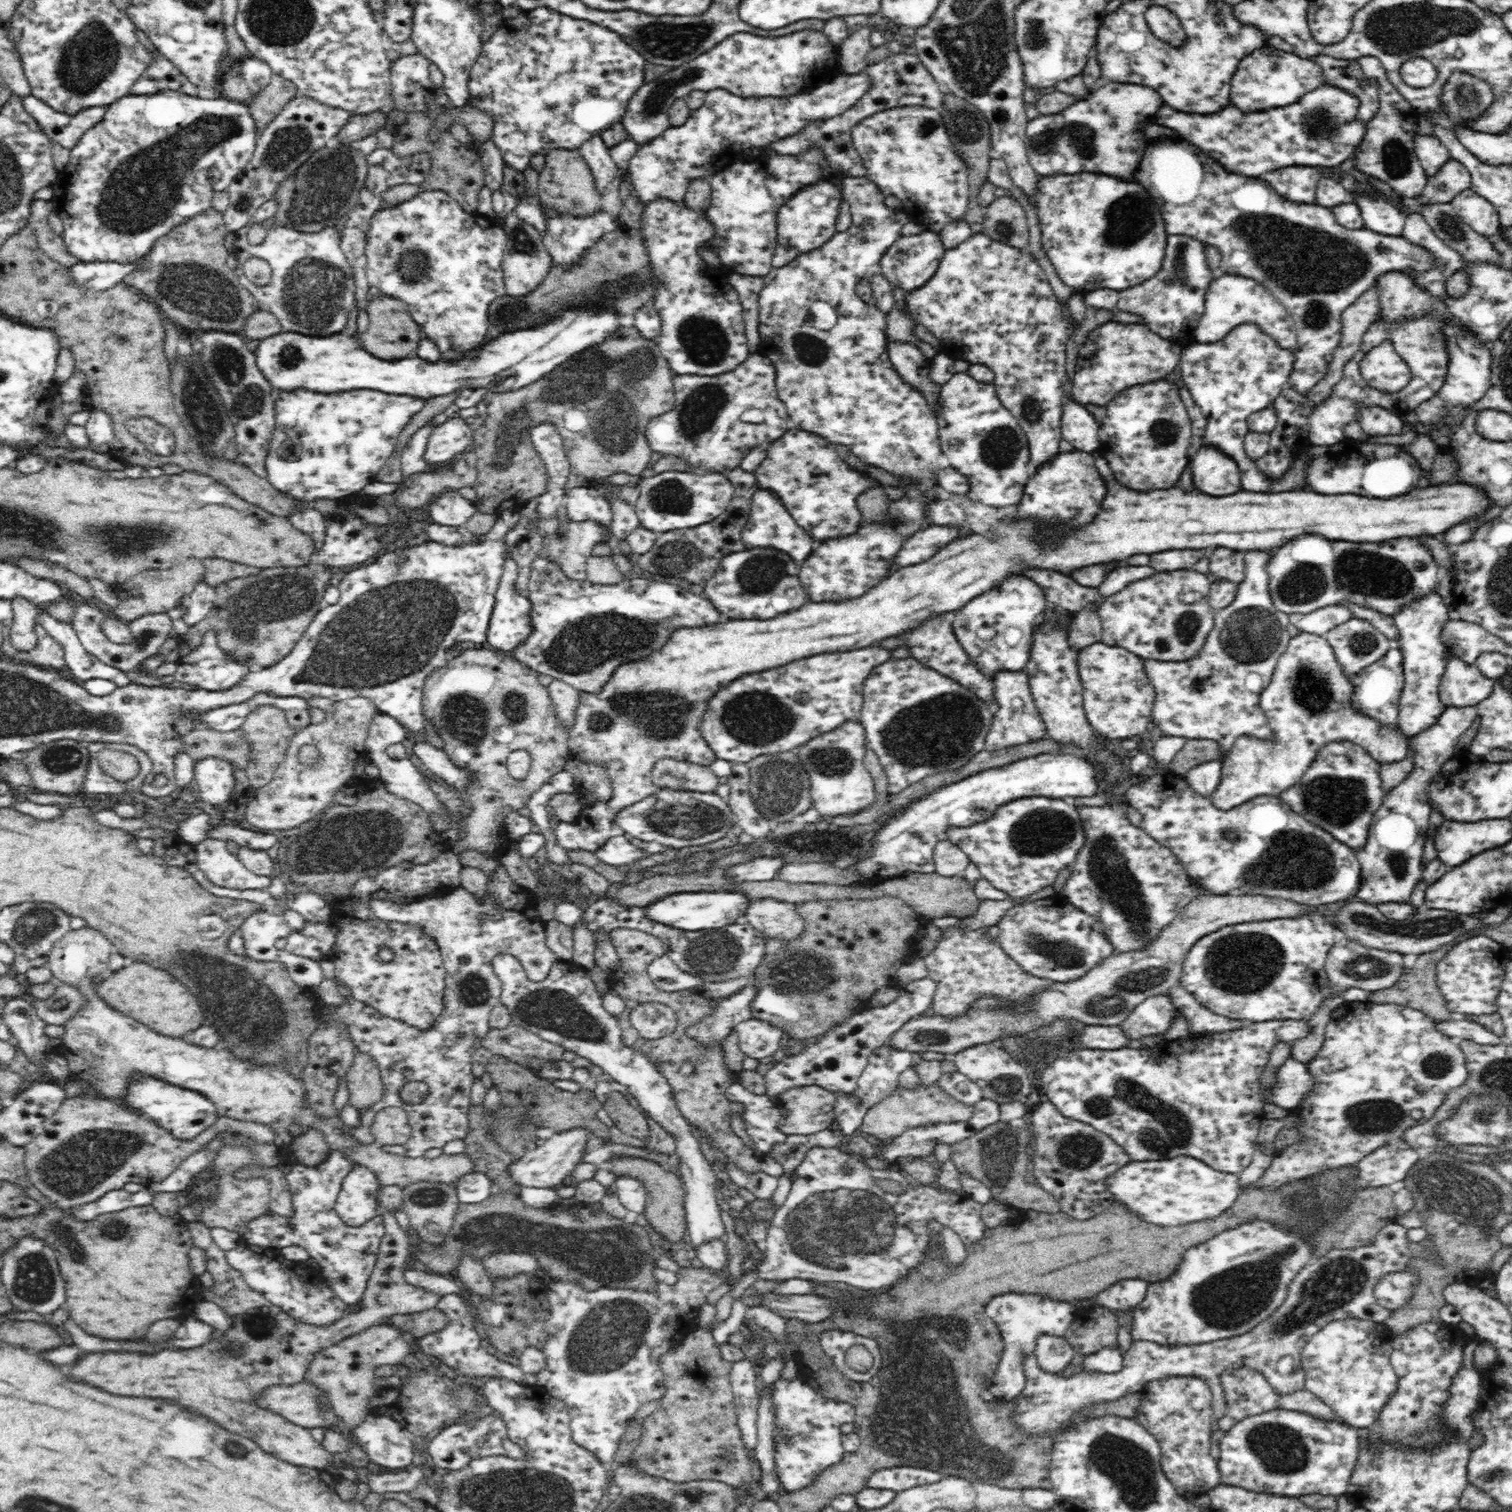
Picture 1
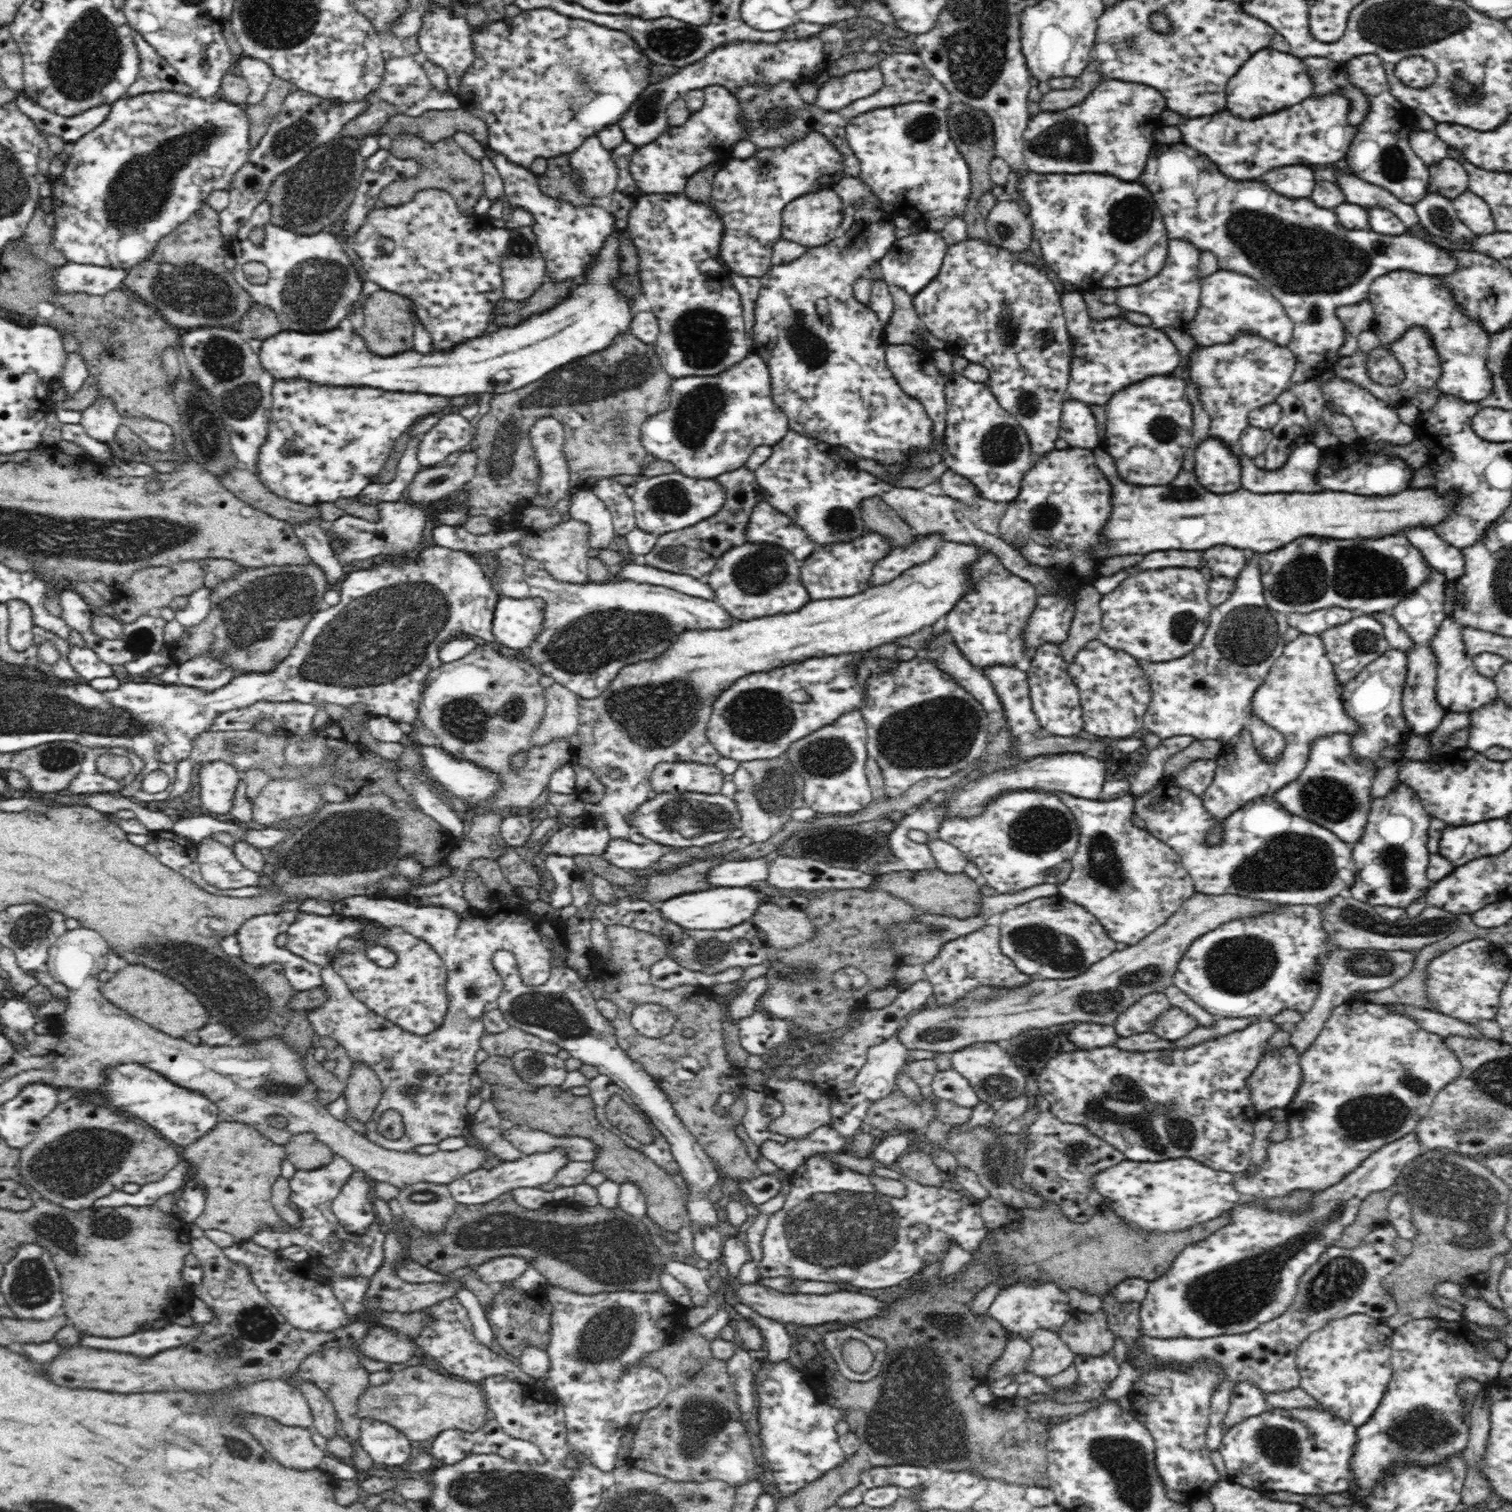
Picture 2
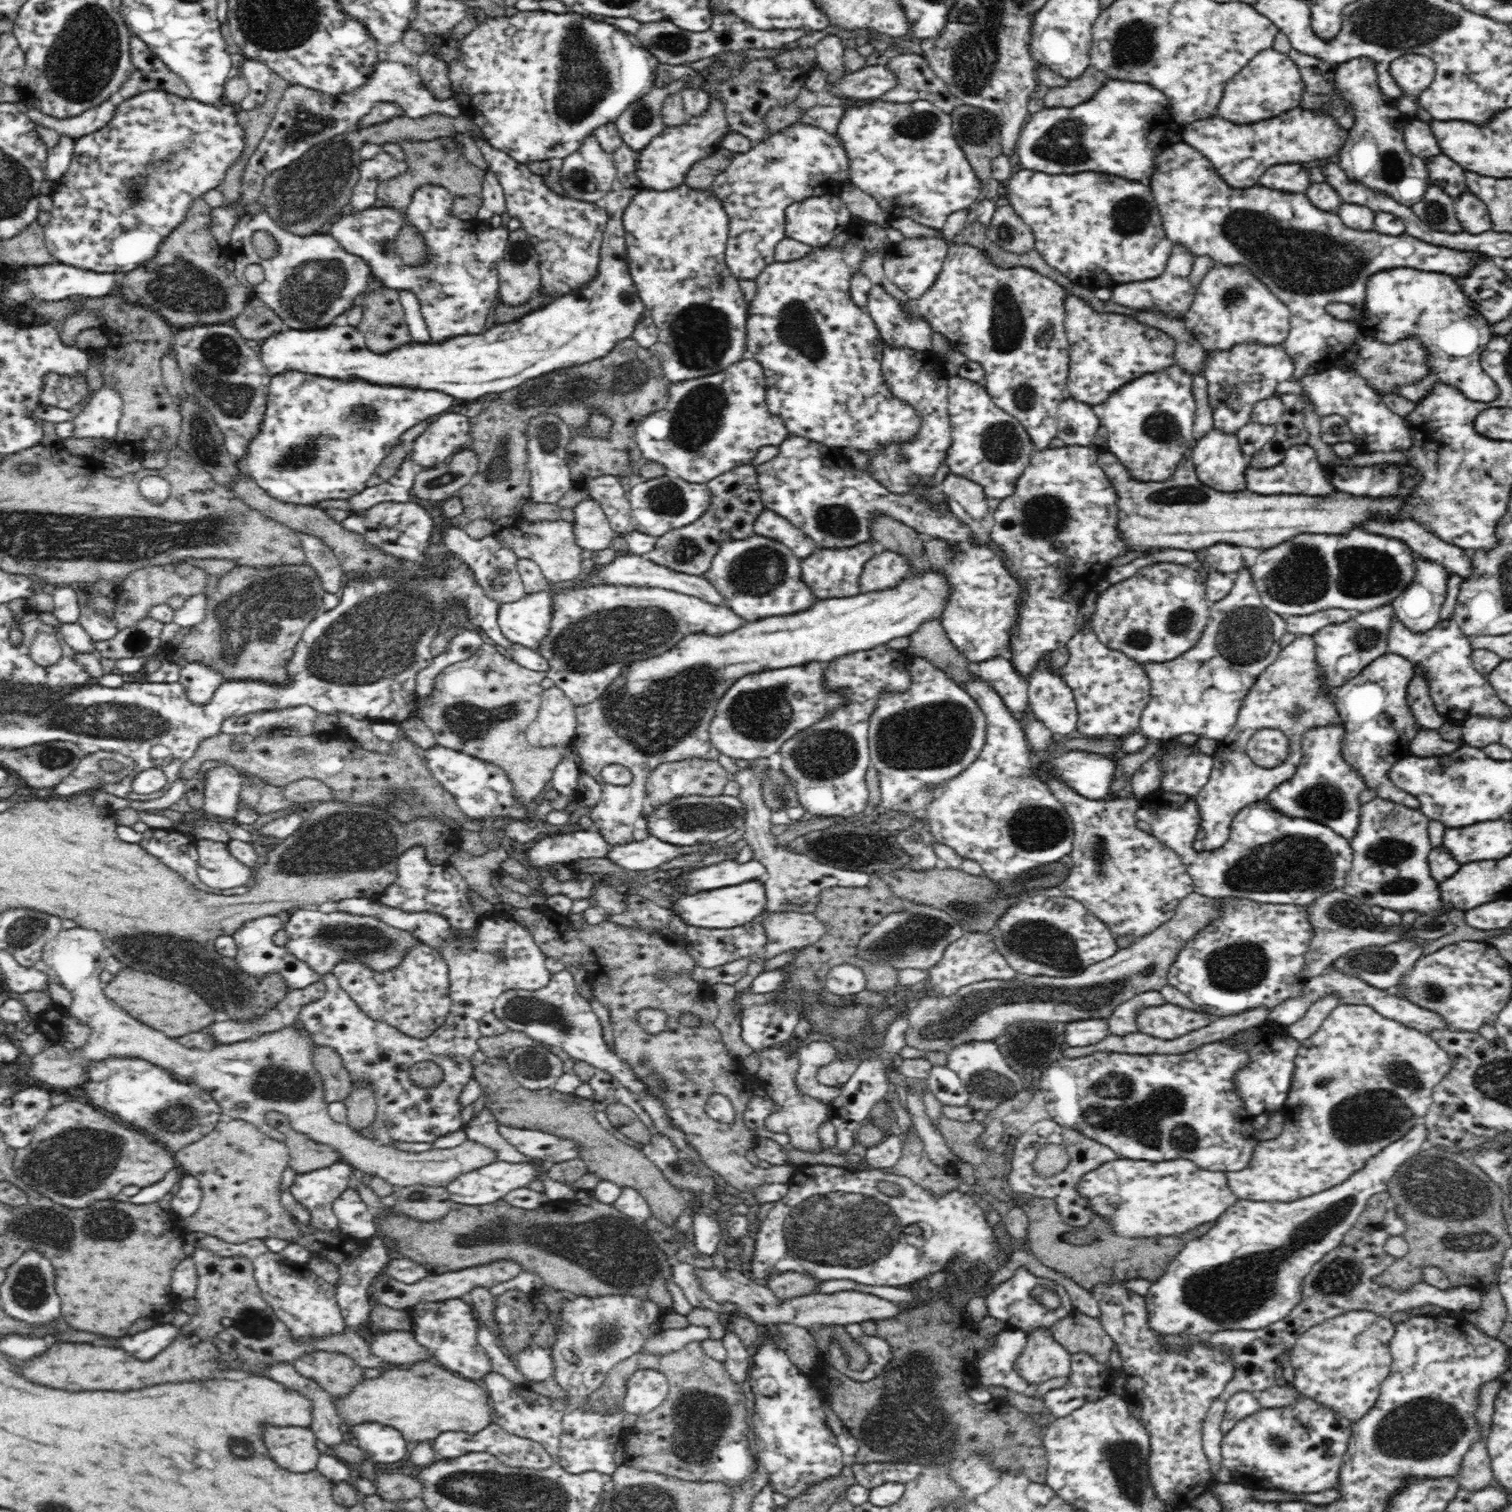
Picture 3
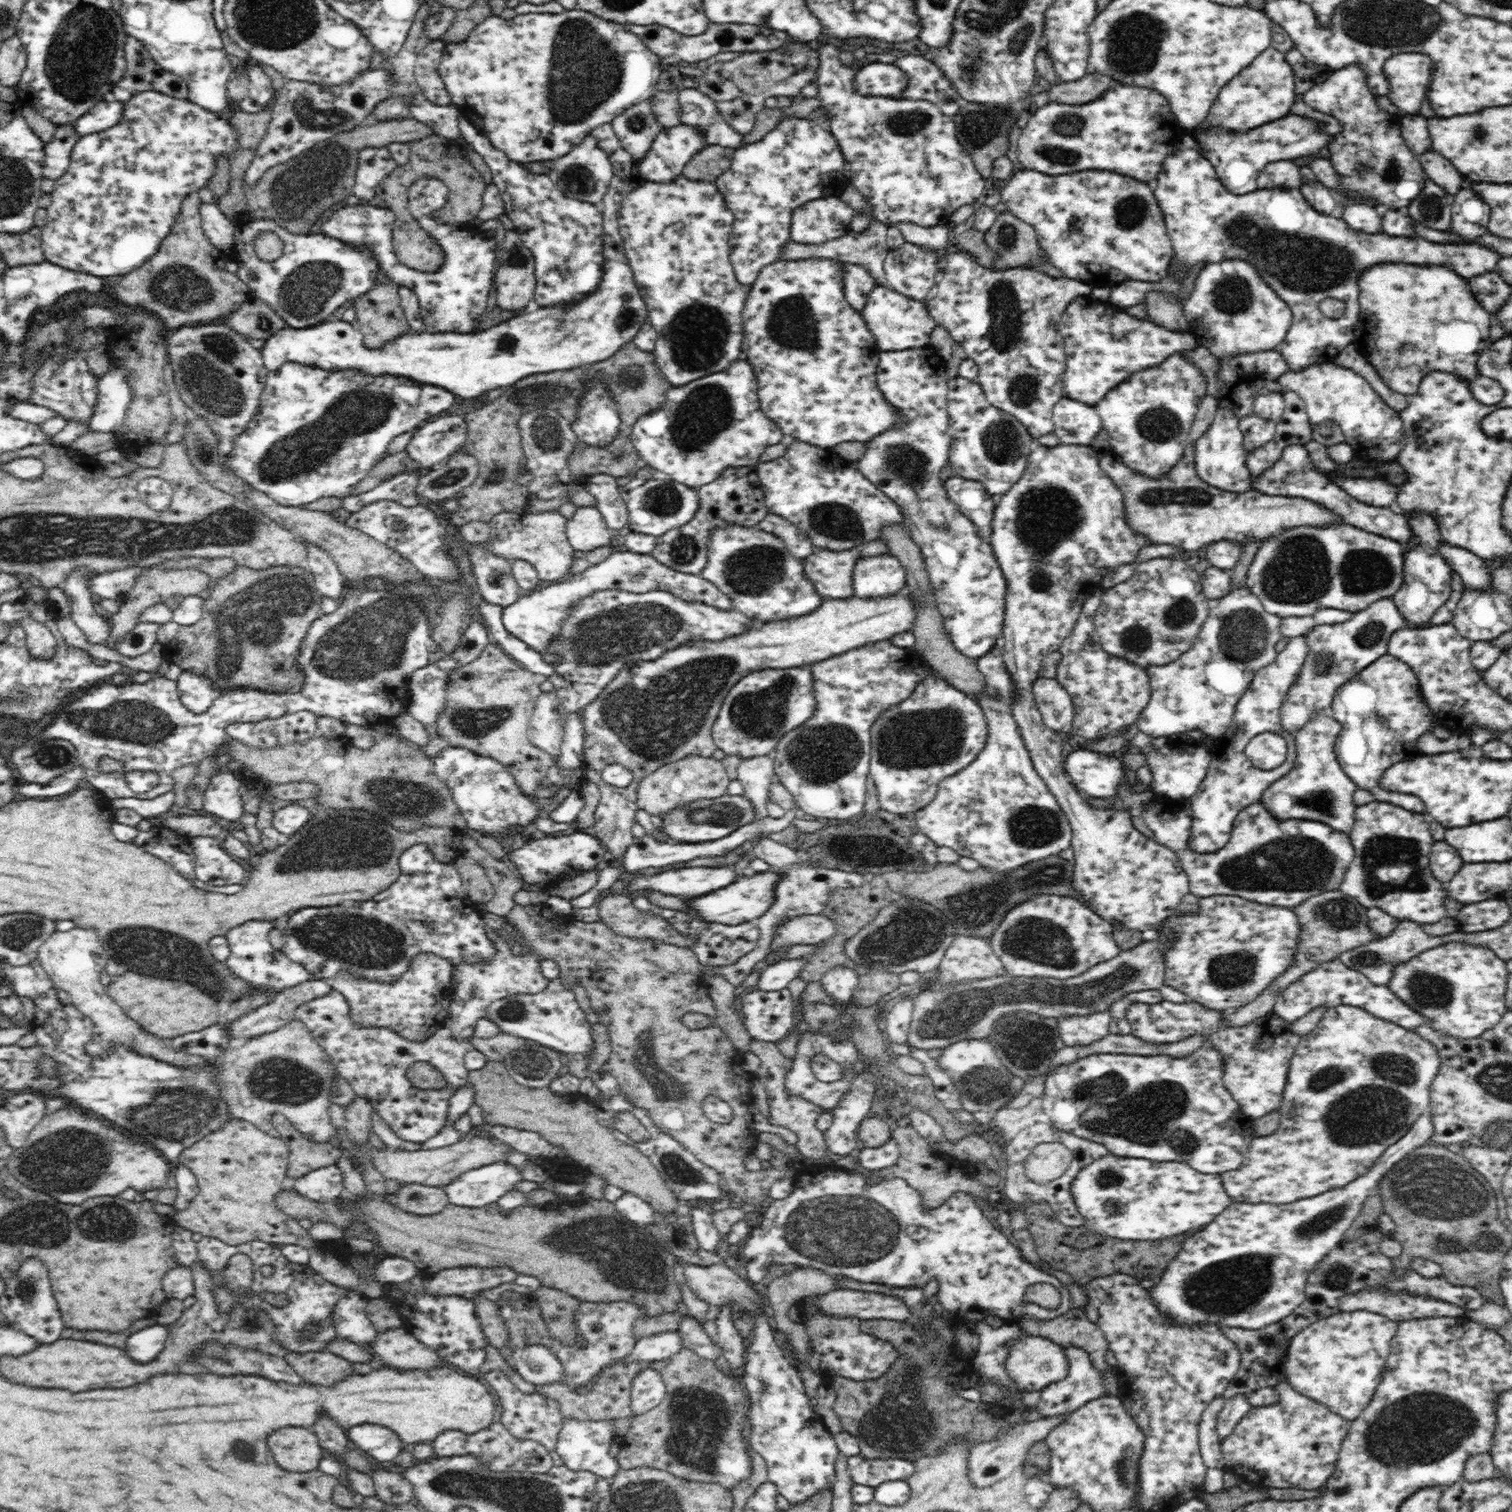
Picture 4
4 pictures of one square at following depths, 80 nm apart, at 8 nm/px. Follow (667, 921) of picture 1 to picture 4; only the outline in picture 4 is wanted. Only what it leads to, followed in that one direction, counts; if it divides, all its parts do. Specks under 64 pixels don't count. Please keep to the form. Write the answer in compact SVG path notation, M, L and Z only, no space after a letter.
M760 872L754 876L748 876L748 873L742 878L737 879L733 884L720 888L706 896L700 896L694 899L690 904L690 909L694 911L692 915L708 921L720 924L737 926L738 924L755 922L761 918L770 906L775 902L776 886L782 880L782 875L776 872Z

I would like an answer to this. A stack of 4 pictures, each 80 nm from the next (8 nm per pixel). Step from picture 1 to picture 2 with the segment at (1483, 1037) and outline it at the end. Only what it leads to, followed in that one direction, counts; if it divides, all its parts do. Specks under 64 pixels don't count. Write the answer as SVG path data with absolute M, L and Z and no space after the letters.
M1396 1002L1382 1005L1390 1012L1404 1015L1412 1019L1412 1021L1416 1021L1418 1027L1424 1029L1426 1032L1440 1036L1459 1034L1460 1036L1469 1036L1470 1038L1482 1038L1482 1034L1478 1032L1477 1025L1468 1025L1436 1010L1428 1010L1427 1008L1418 1008L1417 1006L1398 1004Z

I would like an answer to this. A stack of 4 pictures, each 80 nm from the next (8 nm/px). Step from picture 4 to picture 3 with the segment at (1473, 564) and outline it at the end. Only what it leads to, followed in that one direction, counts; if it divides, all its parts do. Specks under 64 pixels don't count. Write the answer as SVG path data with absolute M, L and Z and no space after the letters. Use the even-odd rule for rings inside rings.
M1307 444L1296 445L1286 450L1286 457L1273 468L1246 469L1247 489L1258 494L1306 494L1306 496L1330 496L1334 486L1326 480L1324 468L1316 459L1316 451ZM1374 518L1364 524L1364 530L1404 541L1415 556L1423 556L1445 566L1450 575L1458 574L1464 580L1473 577L1474 565L1471 563L1471 552L1440 540L1416 521Z

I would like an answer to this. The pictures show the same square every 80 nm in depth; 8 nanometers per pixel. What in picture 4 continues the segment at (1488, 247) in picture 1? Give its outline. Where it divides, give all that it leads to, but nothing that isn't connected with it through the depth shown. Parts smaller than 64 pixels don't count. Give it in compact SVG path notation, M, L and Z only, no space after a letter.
M1427 178L1418 196L1410 201L1405 211L1416 223L1434 230L1446 231L1450 228L1454 200L1455 195L1446 192Z

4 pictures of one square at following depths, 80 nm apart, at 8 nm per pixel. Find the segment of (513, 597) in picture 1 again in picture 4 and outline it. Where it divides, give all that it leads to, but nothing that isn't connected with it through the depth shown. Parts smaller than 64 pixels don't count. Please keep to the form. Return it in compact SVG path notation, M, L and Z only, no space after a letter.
M613 548L613 551L602 562L588 567L563 582L553 583L524 596L522 593L514 604L503 607L502 620L510 634L526 642L528 647L534 651L538 651L546 663L556 666L562 662L561 656L550 651L550 644L554 642L554 638L558 638L563 622L582 599L605 590L633 593L664 591L670 592L686 603L704 603L720 608L720 610L732 610L733 608L732 599L716 585L702 578L702 575L678 572L658 562L651 553L638 554L627 549Z

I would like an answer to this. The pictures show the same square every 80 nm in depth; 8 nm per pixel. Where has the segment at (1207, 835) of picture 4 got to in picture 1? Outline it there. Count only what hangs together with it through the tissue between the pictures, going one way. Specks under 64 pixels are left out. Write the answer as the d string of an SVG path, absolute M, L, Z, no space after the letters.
M1302 632L1292 638L1286 650L1276 662L1270 684L1260 692L1260 709L1264 711L1269 727L1273 730L1273 741L1264 741L1256 737L1246 735L1238 736L1238 739L1221 759L1222 774L1216 790L1208 796L1210 803L1218 810L1227 811L1236 808L1258 796L1276 796L1284 792L1286 788L1298 784L1298 780L1304 776L1310 766L1310 762L1316 758L1318 750L1326 742L1334 740L1349 740L1359 744L1367 750L1369 755L1381 764L1400 762L1407 752L1408 736L1398 729L1380 729L1378 721L1358 713L1354 707L1350 707L1352 702L1352 683L1350 677L1342 673L1340 663L1334 657L1334 651L1329 642L1317 636Z

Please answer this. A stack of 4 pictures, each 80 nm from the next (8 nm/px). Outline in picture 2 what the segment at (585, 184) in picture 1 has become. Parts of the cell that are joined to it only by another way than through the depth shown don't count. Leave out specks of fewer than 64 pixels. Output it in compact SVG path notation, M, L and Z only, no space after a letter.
M558 156L548 159L547 169L538 176L541 191L558 200L564 200L570 204L586 206L592 204L590 197L582 195L572 183L570 176L572 167L569 166L569 156Z

